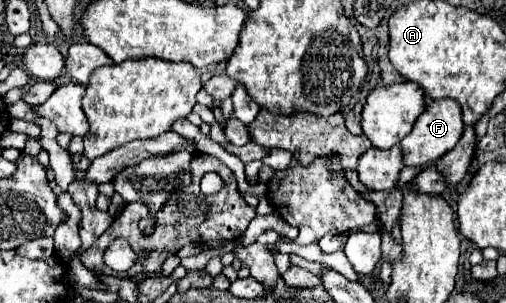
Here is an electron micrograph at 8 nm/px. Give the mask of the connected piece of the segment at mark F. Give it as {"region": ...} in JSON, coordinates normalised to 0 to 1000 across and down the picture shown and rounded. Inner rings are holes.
{"region":[[[854,333],[842,366],[826,386],[818,406],[818,426],[810,446],[794,459],[794,531],[806,551],[842,551],[858,531],[866,531],[877,505],[885,505],[909,459],[917,432],[909,347],[901,333]]]}

